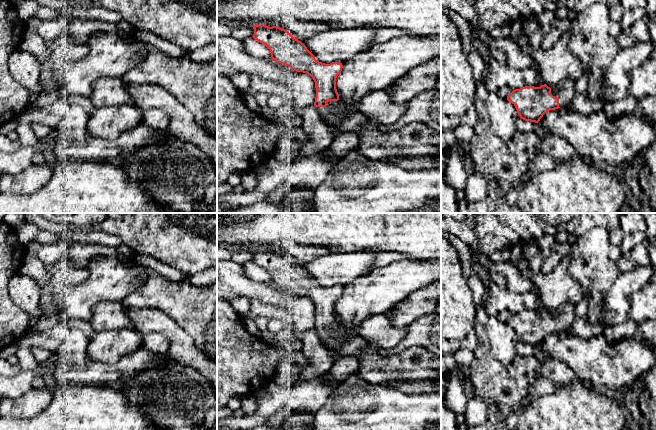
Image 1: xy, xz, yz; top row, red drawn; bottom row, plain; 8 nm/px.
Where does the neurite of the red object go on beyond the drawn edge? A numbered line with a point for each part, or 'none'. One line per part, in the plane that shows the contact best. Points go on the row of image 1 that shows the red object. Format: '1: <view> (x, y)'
1: xz (414, 147)

